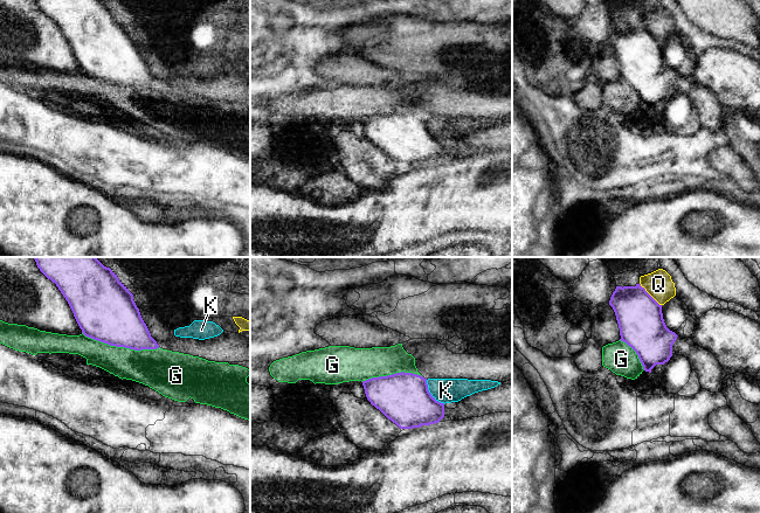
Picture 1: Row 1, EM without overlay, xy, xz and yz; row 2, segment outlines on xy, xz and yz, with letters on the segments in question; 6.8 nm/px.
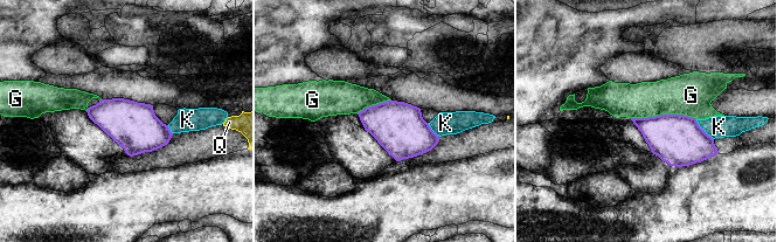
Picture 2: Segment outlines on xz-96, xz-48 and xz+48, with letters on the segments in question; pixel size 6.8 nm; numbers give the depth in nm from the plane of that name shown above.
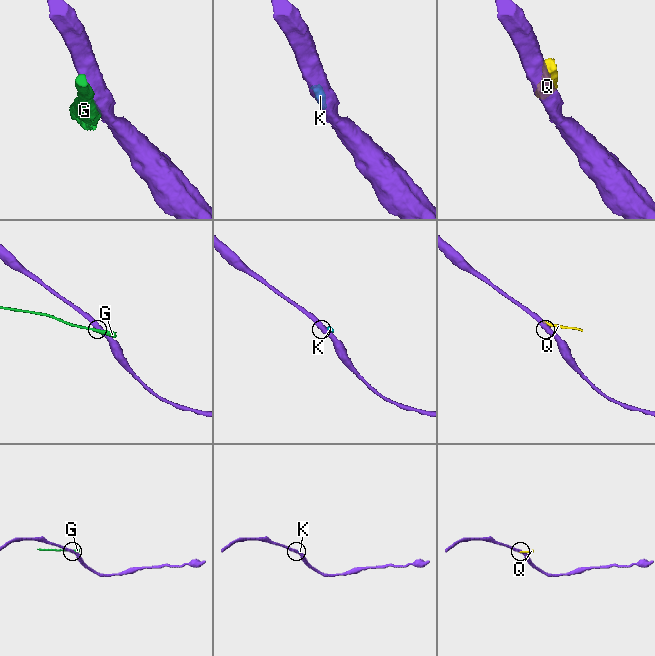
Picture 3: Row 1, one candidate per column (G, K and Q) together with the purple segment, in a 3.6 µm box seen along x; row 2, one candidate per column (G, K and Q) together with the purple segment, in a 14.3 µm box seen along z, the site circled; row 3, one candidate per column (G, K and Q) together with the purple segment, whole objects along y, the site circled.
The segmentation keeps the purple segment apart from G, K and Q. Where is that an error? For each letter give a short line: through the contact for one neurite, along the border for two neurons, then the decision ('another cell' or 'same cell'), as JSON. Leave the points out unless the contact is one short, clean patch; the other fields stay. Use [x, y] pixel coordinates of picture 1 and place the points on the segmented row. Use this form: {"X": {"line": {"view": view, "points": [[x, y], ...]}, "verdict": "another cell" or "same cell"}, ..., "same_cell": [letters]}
{"G": {"verdict": "another cell"}, "K": {"line": {"view": "xz", "points": [[426, 380], [428, 392], [436, 400], [444, 403]]}, "verdict": "another cell"}, "Q": {"verdict": "another cell"}, "same_cell": []}

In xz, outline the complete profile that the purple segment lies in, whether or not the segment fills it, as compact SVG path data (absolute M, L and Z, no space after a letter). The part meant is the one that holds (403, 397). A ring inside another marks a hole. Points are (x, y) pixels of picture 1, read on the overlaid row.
M395 373L362 381L367 400L400 429L438 423L444 403L431 396L427 379L413 373Z

